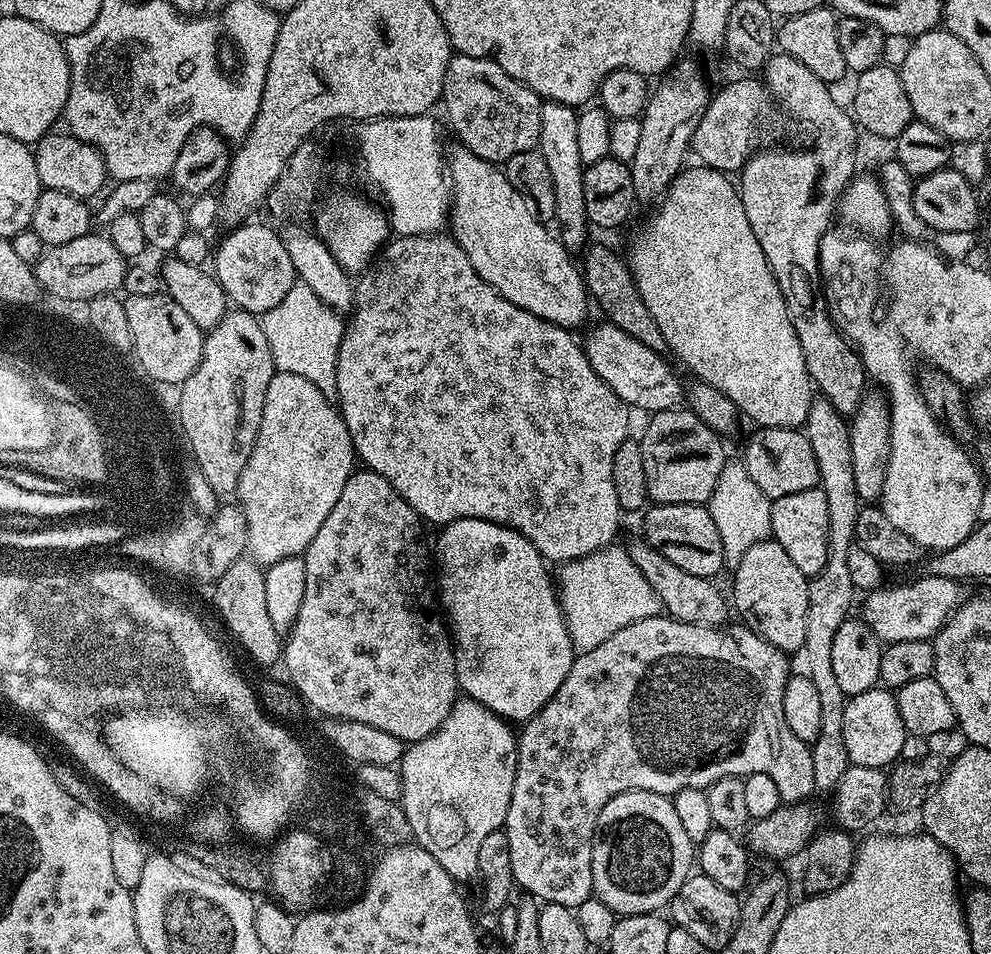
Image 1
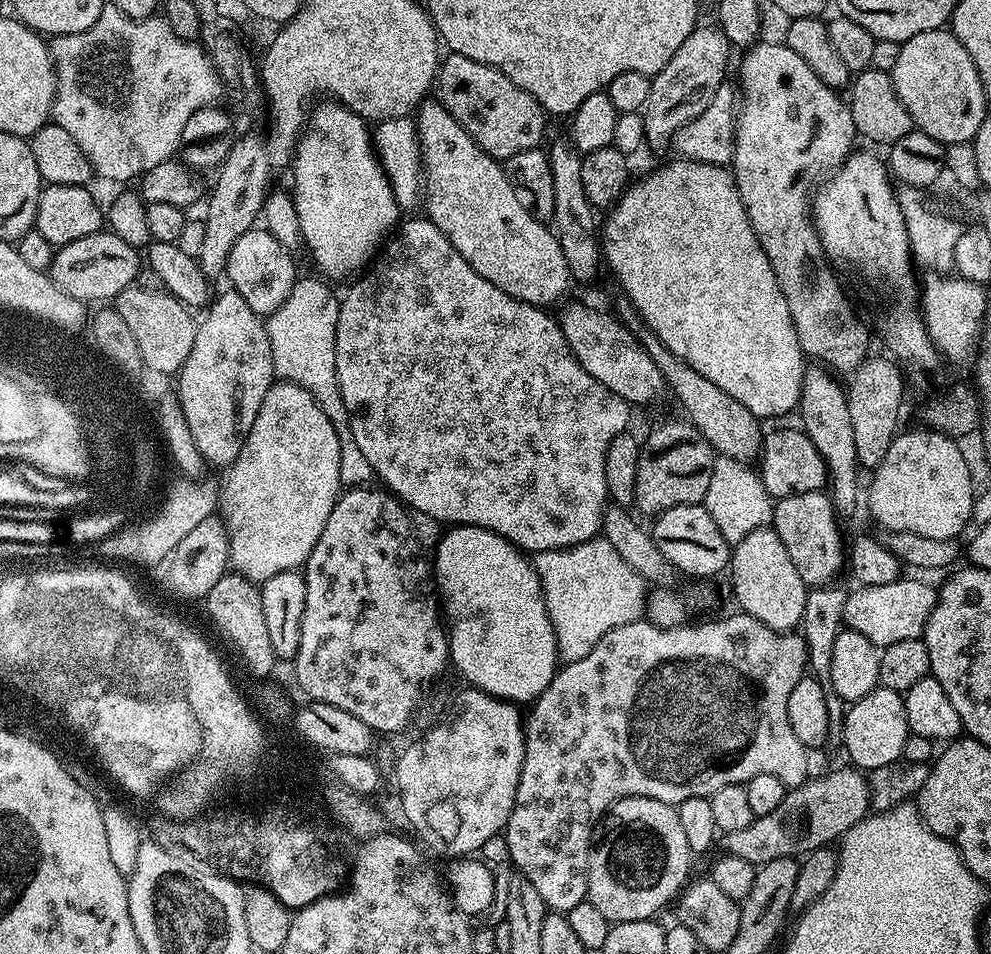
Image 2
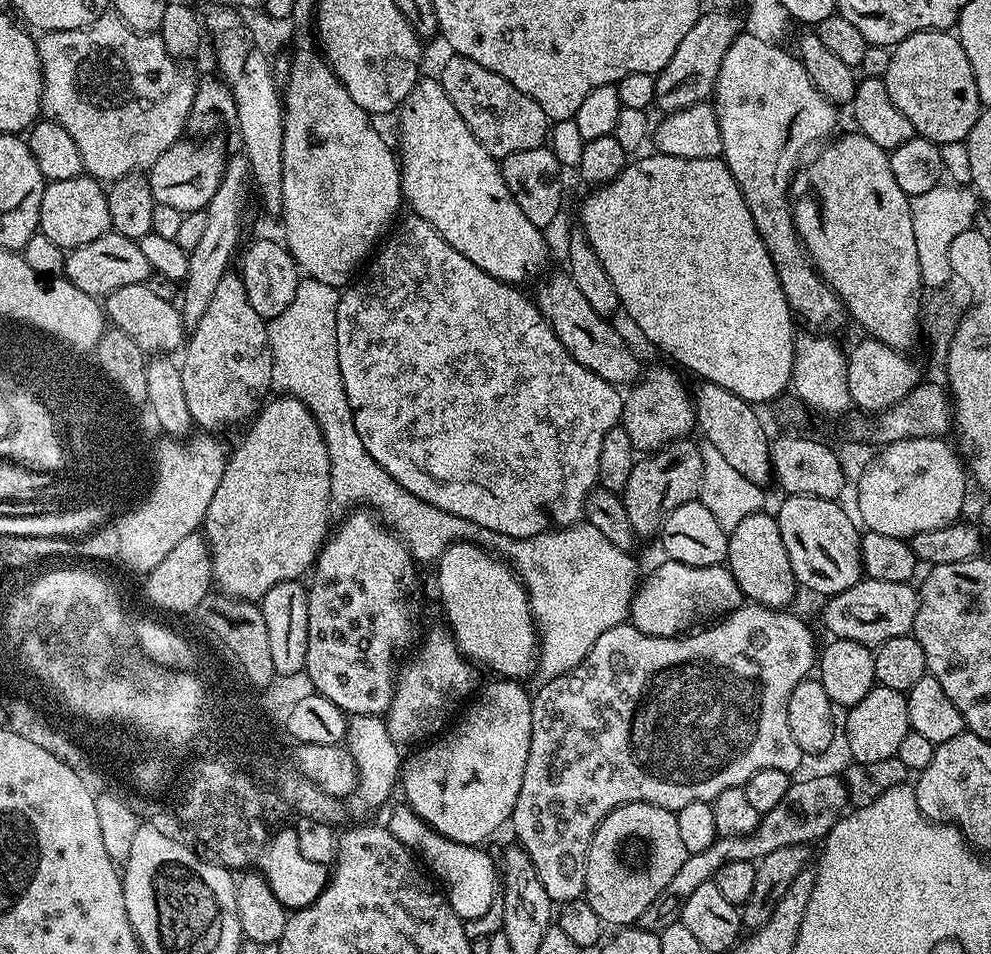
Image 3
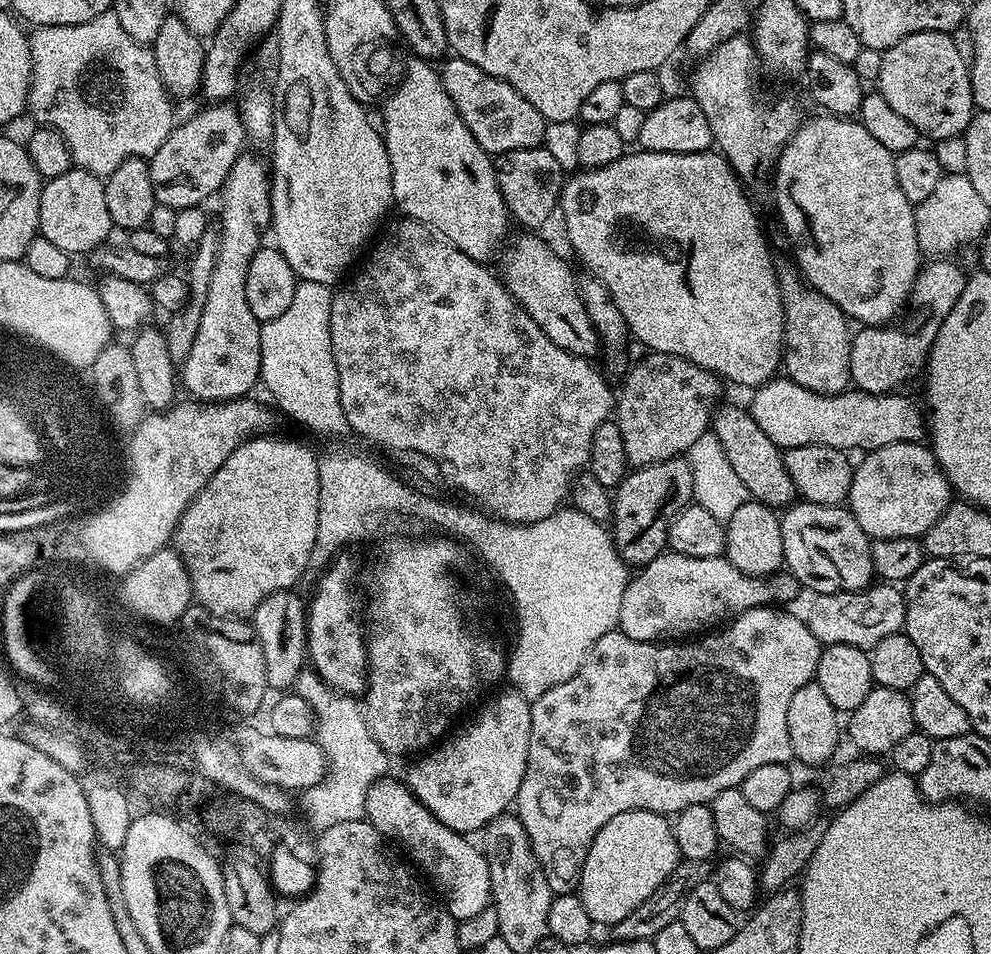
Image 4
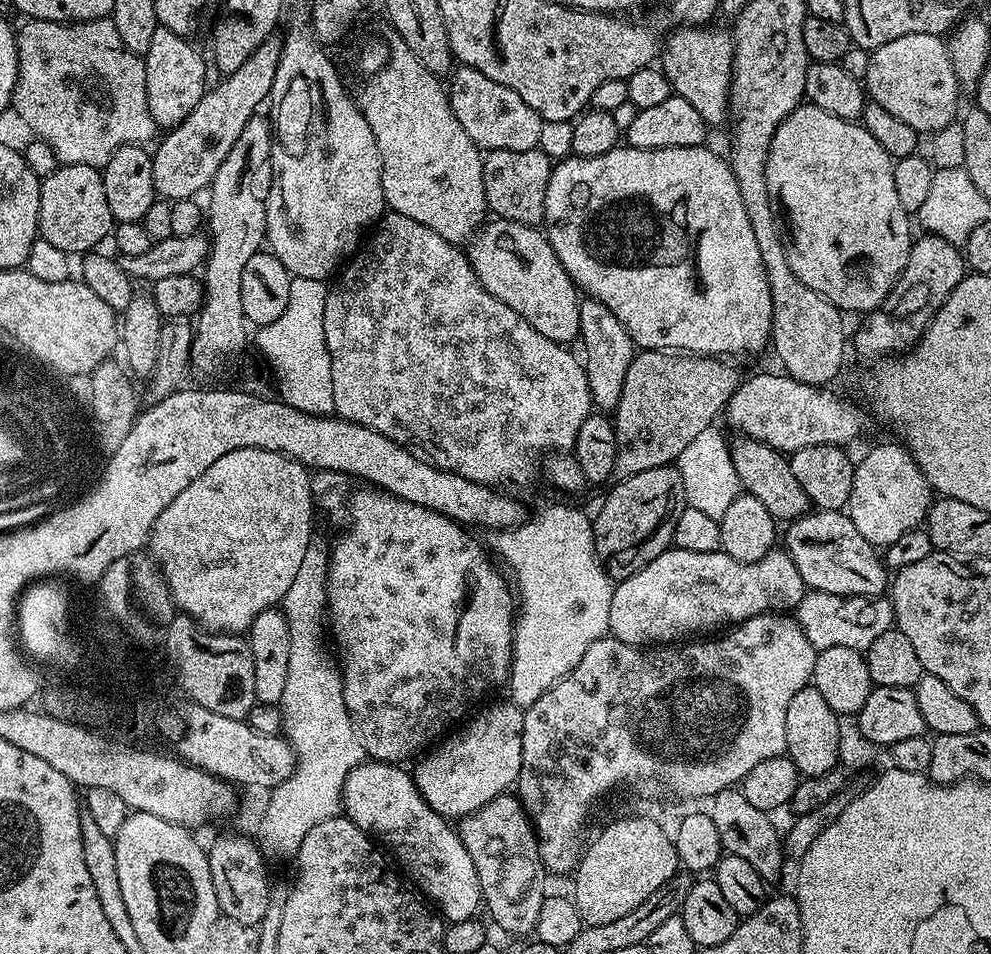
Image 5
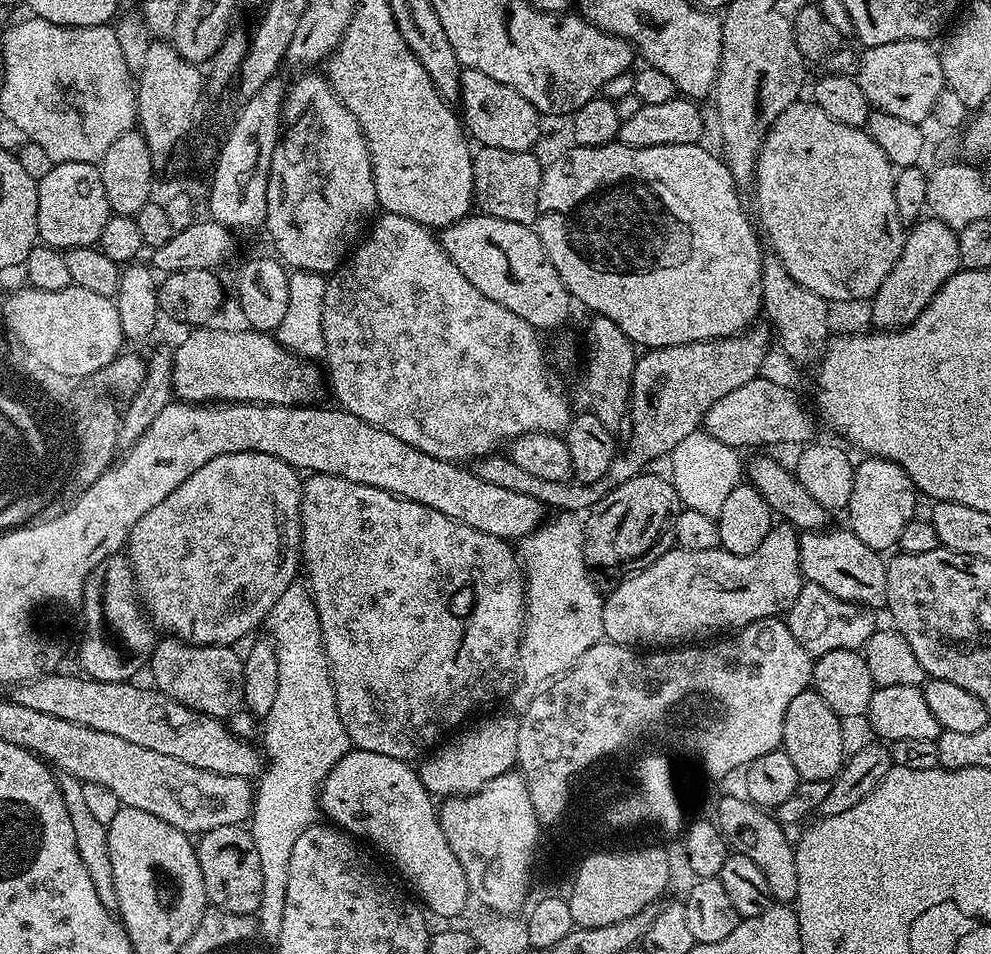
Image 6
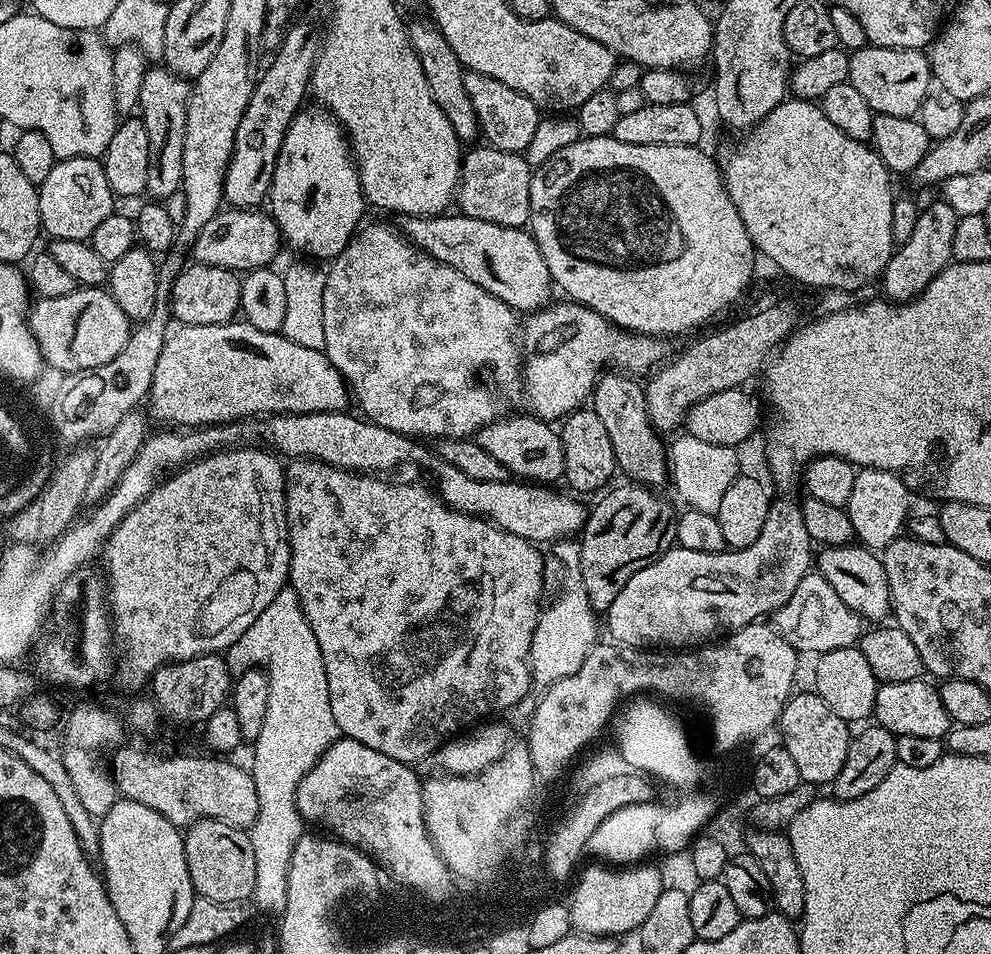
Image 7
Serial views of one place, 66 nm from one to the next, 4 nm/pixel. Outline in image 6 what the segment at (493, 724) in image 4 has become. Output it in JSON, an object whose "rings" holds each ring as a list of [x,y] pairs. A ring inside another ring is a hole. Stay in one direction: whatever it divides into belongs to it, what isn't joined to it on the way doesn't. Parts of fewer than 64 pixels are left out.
{"rings":[[[507,715],[488,716],[473,728],[465,727],[445,739],[431,754],[425,755],[422,760],[424,765],[418,768],[424,789],[436,798],[468,796],[486,786],[486,782],[513,771],[517,767],[520,721],[515,715]]]}

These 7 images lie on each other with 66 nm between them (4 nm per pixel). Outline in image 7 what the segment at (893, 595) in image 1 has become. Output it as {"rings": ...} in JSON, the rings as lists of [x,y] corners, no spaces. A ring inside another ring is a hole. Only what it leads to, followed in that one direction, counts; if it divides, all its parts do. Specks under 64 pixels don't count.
{"rings":[[[816,570],[809,571],[802,582],[798,582],[798,590],[794,590],[794,594],[790,594],[788,601],[774,614],[776,631],[800,654],[851,648],[862,635],[860,624],[862,625],[862,618],[850,610],[850,606],[846,606],[838,594],[834,594],[834,586],[830,586],[830,582],[826,582],[826,578]]]}

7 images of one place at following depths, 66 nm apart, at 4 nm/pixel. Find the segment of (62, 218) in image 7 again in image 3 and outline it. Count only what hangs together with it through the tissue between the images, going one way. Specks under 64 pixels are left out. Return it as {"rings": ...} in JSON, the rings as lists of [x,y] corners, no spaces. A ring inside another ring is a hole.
{"rings":[[[81,174],[45,183],[38,231],[46,234],[50,242],[56,243],[59,248],[71,250],[86,246],[86,242],[94,242],[94,238],[102,238],[111,227],[108,193],[101,181]]]}

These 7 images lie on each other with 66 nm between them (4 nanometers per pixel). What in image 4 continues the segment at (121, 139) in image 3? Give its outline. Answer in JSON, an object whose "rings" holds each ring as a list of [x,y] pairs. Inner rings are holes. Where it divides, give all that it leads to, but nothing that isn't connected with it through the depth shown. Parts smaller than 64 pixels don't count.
{"rings":[[[111,10],[102,13],[90,22],[67,24],[66,26],[40,26],[33,32],[36,33],[31,33],[28,41],[30,58],[32,59],[32,83],[28,86],[27,111],[30,116],[32,112],[37,125],[53,128],[58,130],[58,134],[62,134],[62,138],[66,140],[66,146],[70,146],[70,154],[75,167],[86,170],[95,176],[107,178],[122,162],[126,162],[135,156],[150,158],[156,153],[158,146],[162,146],[162,142],[166,142],[166,138],[174,127],[174,119],[172,120],[173,101],[170,99],[167,90],[164,89],[162,78],[156,72],[154,54],[149,45],[134,42],[134,38],[130,38],[130,34],[126,34],[126,30],[122,30],[122,22],[118,22],[118,18]]]}

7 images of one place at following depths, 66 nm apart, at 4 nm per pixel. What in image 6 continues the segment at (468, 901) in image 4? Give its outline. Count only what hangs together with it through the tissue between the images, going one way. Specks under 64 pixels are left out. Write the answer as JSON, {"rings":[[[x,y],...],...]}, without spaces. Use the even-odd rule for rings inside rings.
{"rings":[[[349,750],[334,765],[328,777],[321,784],[318,793],[318,808],[323,815],[324,812],[328,815],[325,817],[337,828],[343,828],[344,831],[352,833],[353,836],[369,845],[377,844],[396,863],[397,869],[395,868],[395,871],[407,881],[410,888],[410,883],[412,883],[413,889],[411,888],[411,891],[423,901],[427,911],[431,915],[433,912],[436,916],[449,918],[458,914],[462,910],[462,906],[465,905],[469,892],[468,882],[466,874],[462,870],[462,862],[458,862],[454,850],[450,848],[446,834],[442,834],[434,797],[431,792],[424,789],[419,771],[412,767],[413,765],[409,761],[386,758],[386,754]]]}

